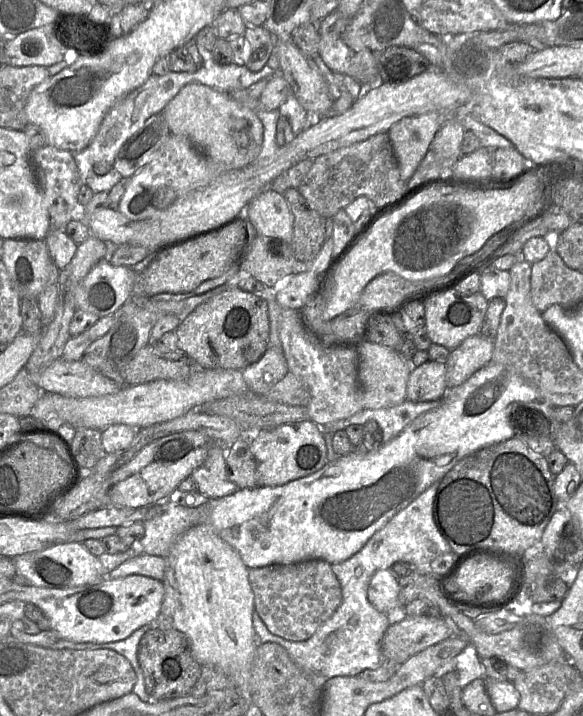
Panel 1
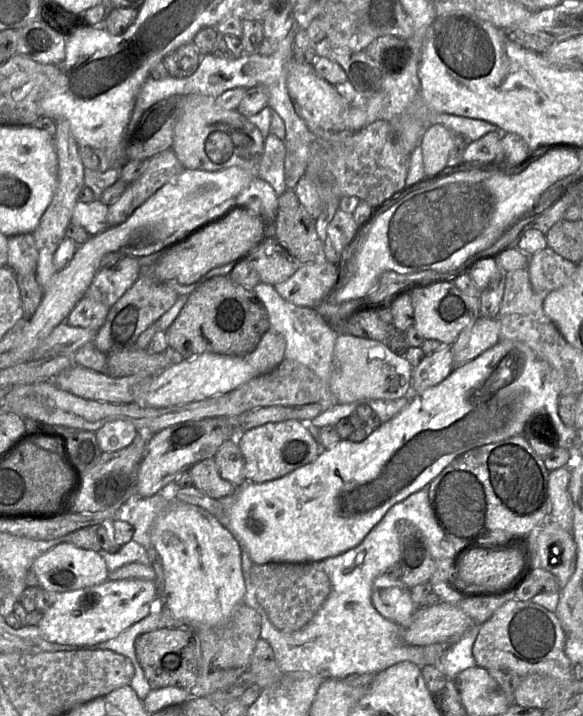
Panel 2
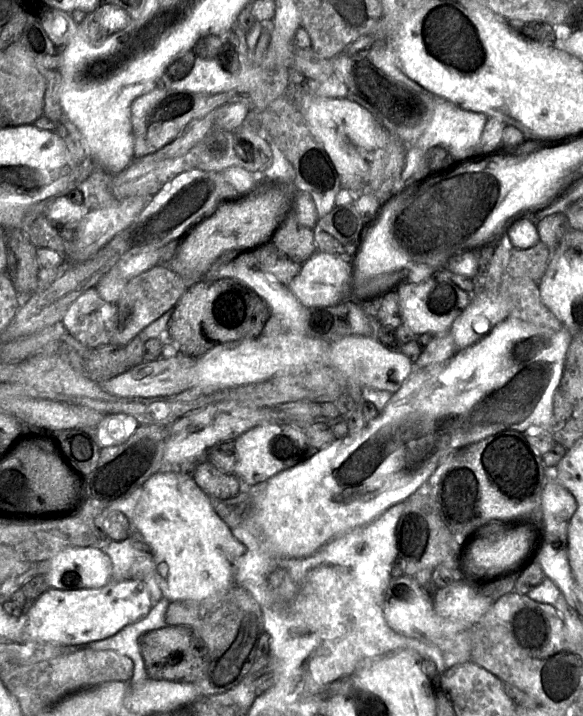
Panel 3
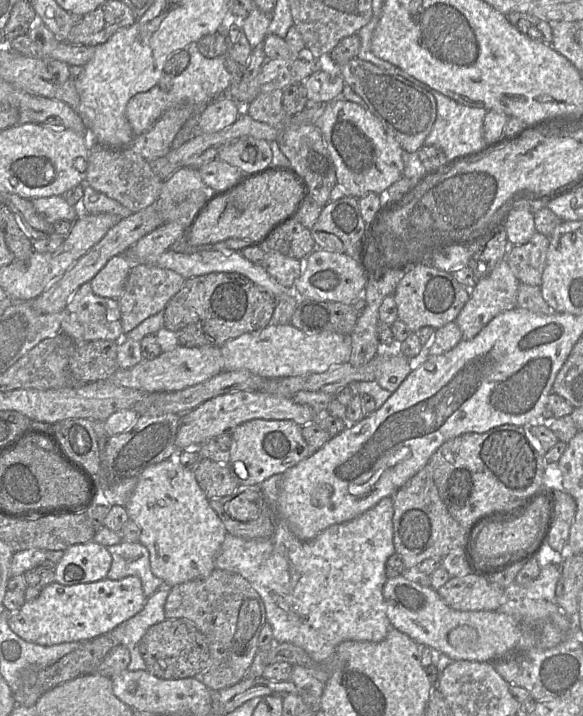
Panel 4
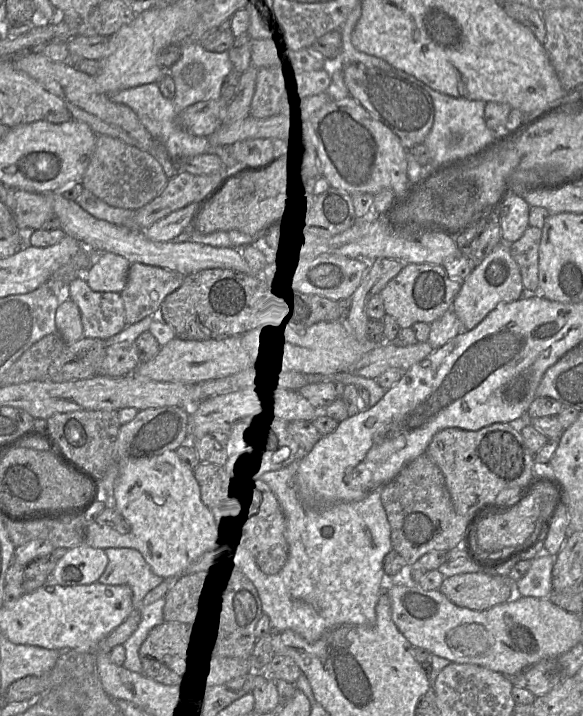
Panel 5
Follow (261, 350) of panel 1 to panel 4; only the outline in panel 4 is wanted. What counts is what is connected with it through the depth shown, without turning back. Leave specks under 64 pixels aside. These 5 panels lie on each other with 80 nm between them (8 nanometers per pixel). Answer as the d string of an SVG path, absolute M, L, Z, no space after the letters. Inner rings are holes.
M210 273L185 280L181 290L165 306L164 326L174 332L185 347L216 346L243 334L259 331L270 324L275 309L275 298L248 278L236 273Z

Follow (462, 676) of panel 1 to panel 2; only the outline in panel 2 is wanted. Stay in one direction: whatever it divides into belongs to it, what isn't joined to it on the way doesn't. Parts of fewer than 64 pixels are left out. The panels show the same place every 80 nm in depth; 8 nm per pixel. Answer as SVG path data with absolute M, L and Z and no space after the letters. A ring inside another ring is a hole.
M474 624L468 633L462 636L440 659L439 669L449 679L455 677L467 668L476 666L472 649L479 632L479 625Z

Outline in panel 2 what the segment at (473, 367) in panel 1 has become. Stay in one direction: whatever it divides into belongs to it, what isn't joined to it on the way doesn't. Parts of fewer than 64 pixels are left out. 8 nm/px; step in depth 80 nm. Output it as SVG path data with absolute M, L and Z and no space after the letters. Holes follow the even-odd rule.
M478 317L464 328L451 345L453 369L475 359L499 342L498 318Z

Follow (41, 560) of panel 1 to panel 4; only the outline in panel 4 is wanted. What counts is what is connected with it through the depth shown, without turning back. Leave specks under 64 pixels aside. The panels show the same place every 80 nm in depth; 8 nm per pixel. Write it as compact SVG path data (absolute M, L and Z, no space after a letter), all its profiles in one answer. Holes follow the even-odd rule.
M94 541L73 545L56 564L54 582L71 586L104 580L111 562L107 548Z

